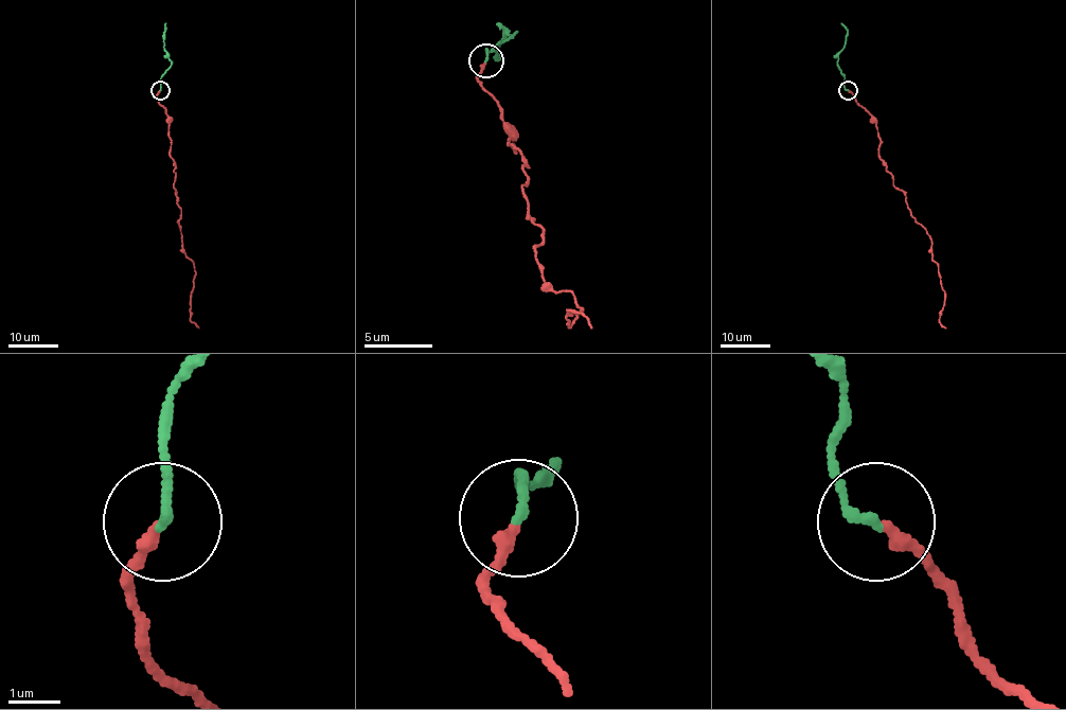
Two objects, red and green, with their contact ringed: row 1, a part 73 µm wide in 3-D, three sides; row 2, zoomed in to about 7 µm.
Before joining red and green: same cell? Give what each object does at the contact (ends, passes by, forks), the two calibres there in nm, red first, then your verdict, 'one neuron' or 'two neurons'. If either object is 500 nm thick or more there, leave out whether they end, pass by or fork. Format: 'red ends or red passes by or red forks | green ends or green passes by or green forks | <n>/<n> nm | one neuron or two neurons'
red ends | green ends | 240/180 nm | one neuron

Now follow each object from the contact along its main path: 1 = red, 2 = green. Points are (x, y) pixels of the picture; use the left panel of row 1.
1: (160, 89), (157, 101), (170, 123), (178, 226), (184, 254), (195, 266), (190, 320), (198, 329)
2: (160, 89), (161, 75), (171, 65), (163, 48), (166, 23)

